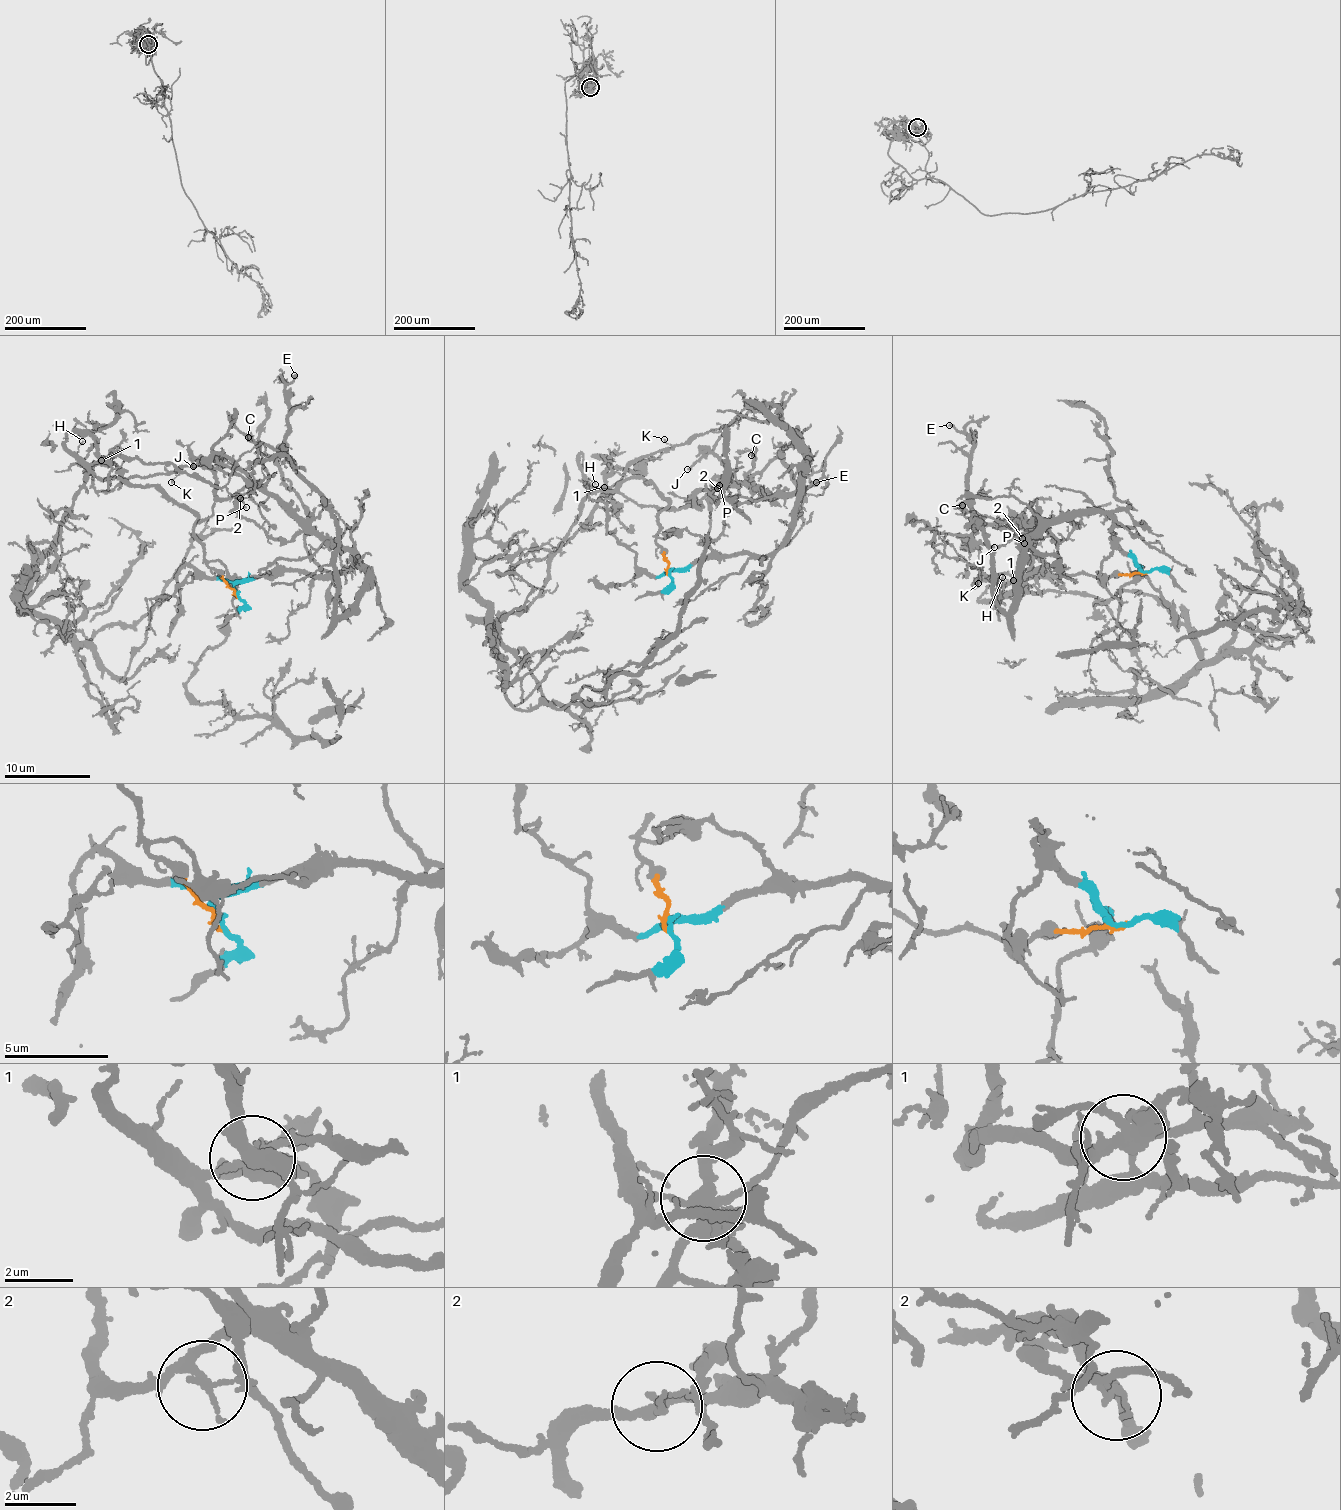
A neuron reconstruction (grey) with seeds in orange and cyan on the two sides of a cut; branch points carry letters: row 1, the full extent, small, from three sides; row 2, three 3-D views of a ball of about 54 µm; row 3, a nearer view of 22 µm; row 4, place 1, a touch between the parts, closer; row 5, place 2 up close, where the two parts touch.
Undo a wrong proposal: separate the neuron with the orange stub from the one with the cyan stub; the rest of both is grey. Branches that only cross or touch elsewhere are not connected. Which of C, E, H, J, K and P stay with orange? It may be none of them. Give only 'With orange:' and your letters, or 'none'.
With orange: H, K

